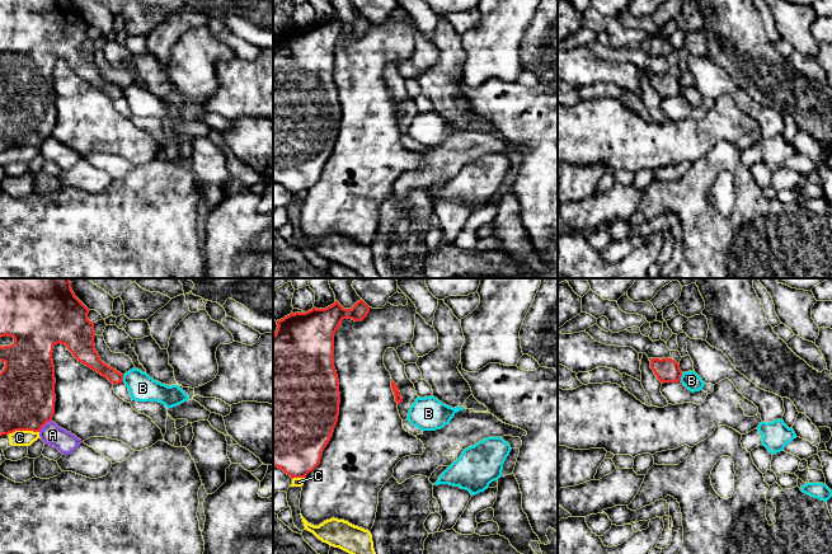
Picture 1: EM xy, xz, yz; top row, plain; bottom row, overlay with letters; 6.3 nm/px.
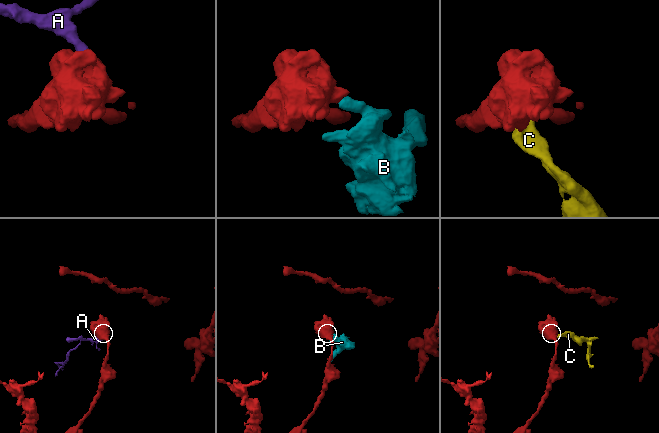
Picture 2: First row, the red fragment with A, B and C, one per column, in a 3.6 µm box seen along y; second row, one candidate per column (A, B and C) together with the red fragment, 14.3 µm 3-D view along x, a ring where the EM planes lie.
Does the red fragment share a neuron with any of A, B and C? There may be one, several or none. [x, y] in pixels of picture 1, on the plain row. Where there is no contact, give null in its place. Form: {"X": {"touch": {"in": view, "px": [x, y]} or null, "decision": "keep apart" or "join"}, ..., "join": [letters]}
{"A": {"touch": {"in": "xy", "px": [45, 139]}, "decision": "keep apart"}, "B": {"touch": {"in": "yz", "px": [681, 90]}, "decision": "keep apart"}, "C": {"touch": {"in": "xy", "px": [23, 145]}, "decision": "keep apart"}, "join": []}

